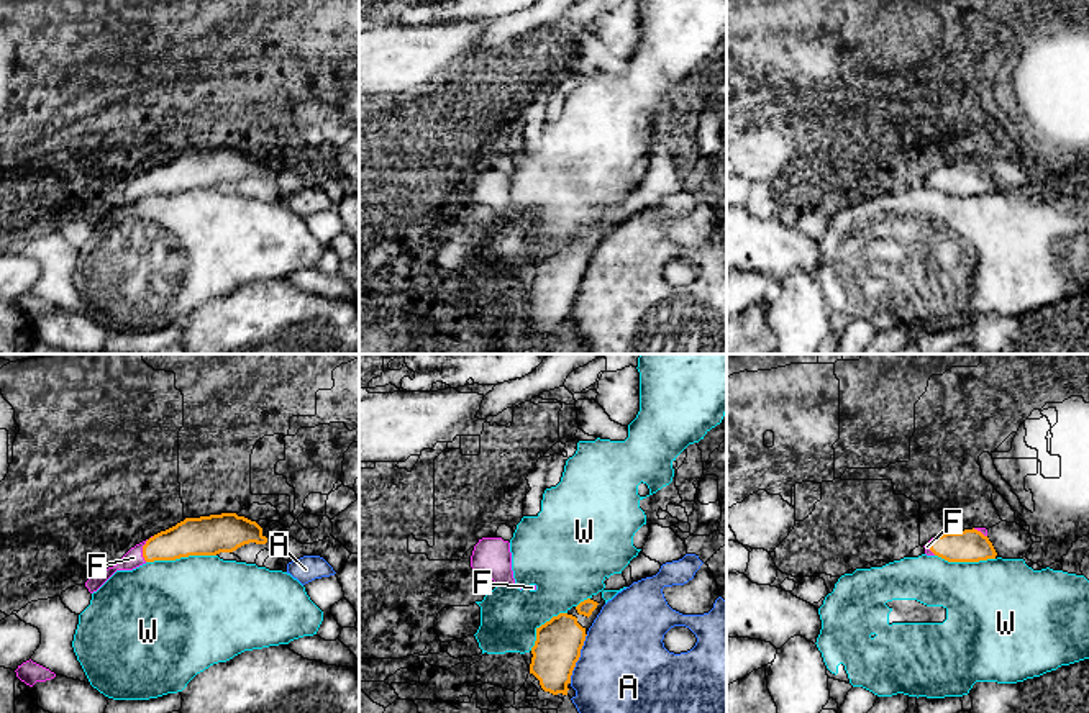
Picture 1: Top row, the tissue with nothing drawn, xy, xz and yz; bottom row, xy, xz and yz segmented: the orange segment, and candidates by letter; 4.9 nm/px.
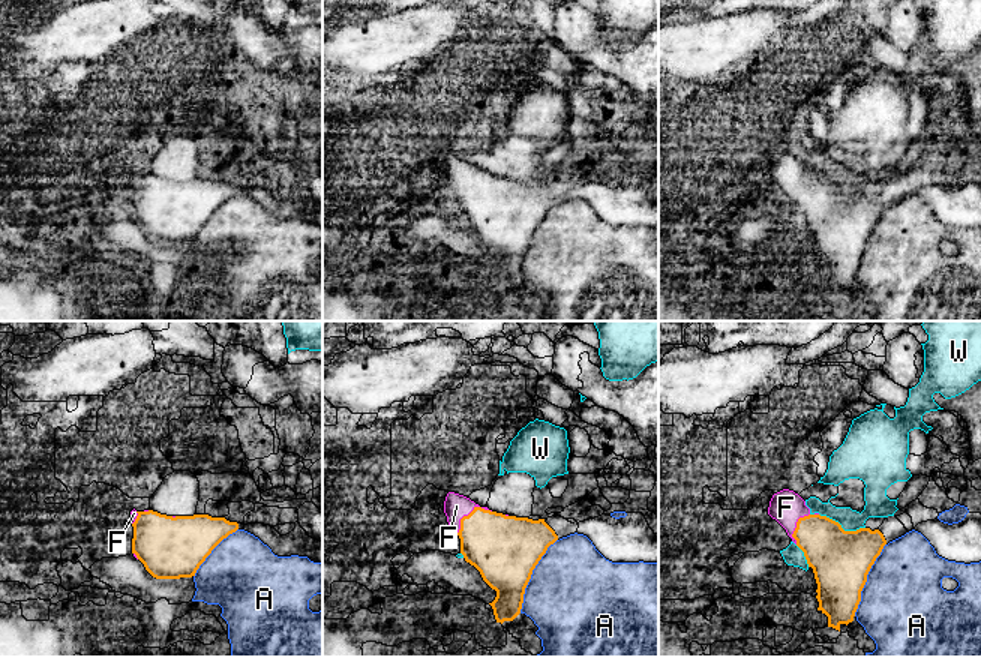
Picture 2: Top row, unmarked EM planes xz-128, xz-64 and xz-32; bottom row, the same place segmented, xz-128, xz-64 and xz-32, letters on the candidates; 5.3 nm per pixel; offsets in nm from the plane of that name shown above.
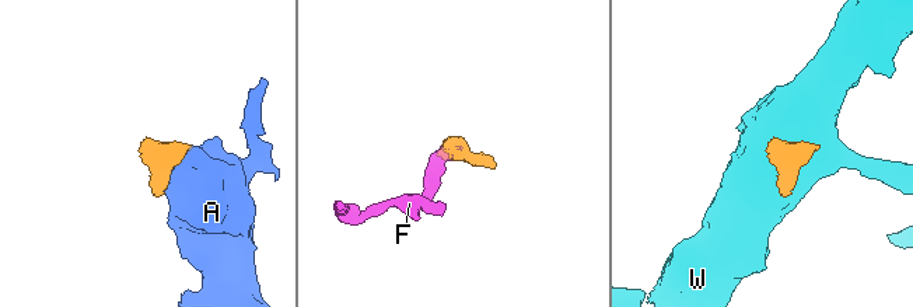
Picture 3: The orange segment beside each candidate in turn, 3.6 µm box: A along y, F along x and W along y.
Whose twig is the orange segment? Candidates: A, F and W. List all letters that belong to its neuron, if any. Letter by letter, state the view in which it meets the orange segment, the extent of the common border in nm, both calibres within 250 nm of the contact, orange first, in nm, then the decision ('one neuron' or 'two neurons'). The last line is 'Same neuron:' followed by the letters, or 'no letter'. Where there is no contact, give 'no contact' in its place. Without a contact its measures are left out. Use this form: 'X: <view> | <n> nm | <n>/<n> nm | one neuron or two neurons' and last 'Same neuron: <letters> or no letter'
A: xz | 260 nm | 220/480 nm | two neurons
F: xy | 110 nm | 180/90 nm | one neuron
W: xy | 340 nm | 190/480 nm | two neurons
Same neuron: F

